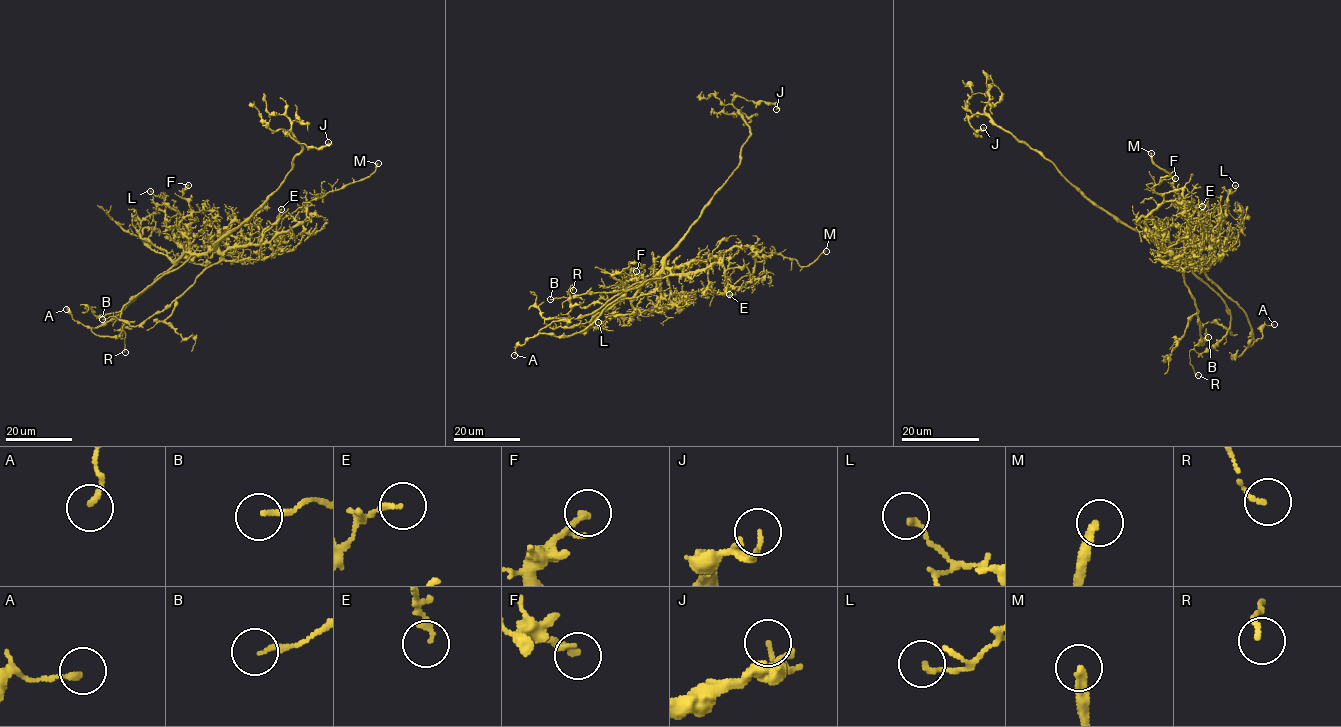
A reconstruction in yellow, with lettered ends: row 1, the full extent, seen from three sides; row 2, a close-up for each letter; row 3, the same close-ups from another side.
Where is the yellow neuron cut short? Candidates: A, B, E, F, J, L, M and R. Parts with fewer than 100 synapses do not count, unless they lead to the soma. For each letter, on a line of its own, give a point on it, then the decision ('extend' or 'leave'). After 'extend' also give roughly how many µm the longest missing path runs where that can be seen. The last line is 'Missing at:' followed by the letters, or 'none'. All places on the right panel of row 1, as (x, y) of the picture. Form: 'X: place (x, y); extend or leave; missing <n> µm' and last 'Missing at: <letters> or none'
A: place (1274, 324); leave
B: place (1208, 337); leave
E: place (1202, 206); leave
F: place (1175, 178); leave
J: place (983, 127); leave
L: place (1235, 185); leave
M: place (1151, 153); extend; missing 35 µm
R: place (1198, 375); leave
Missing at: M

